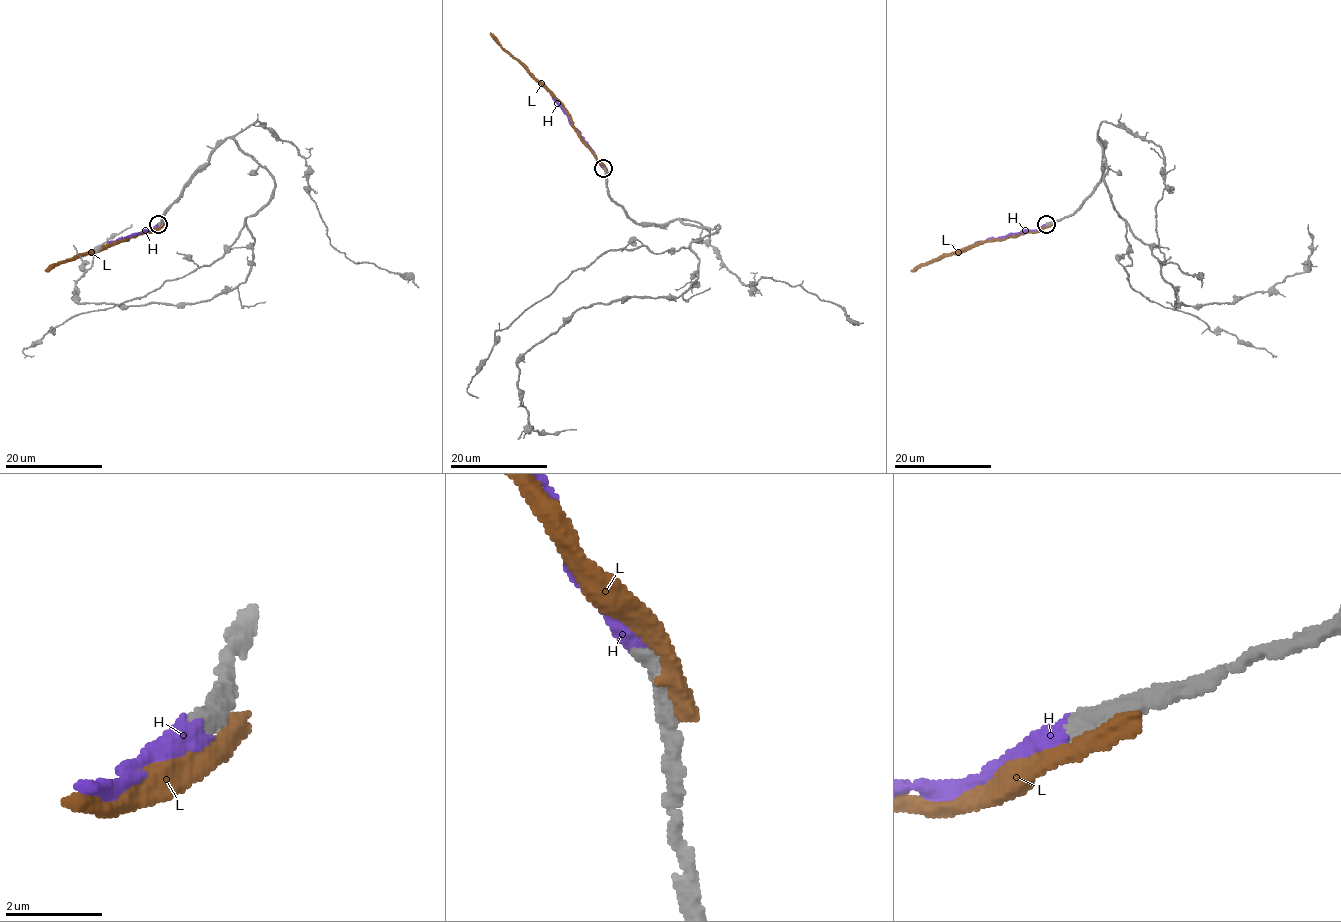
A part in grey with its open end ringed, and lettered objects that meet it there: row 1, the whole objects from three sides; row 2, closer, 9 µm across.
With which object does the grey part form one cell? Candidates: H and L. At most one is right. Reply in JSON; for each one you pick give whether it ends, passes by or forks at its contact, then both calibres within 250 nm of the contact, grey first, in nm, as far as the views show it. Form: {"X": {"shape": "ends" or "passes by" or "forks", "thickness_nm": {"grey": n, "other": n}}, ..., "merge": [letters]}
{"H": {"shape": "ends", "thickness_nm": {"grey": 440, "other": 550}}, "merge": ["H"]}

